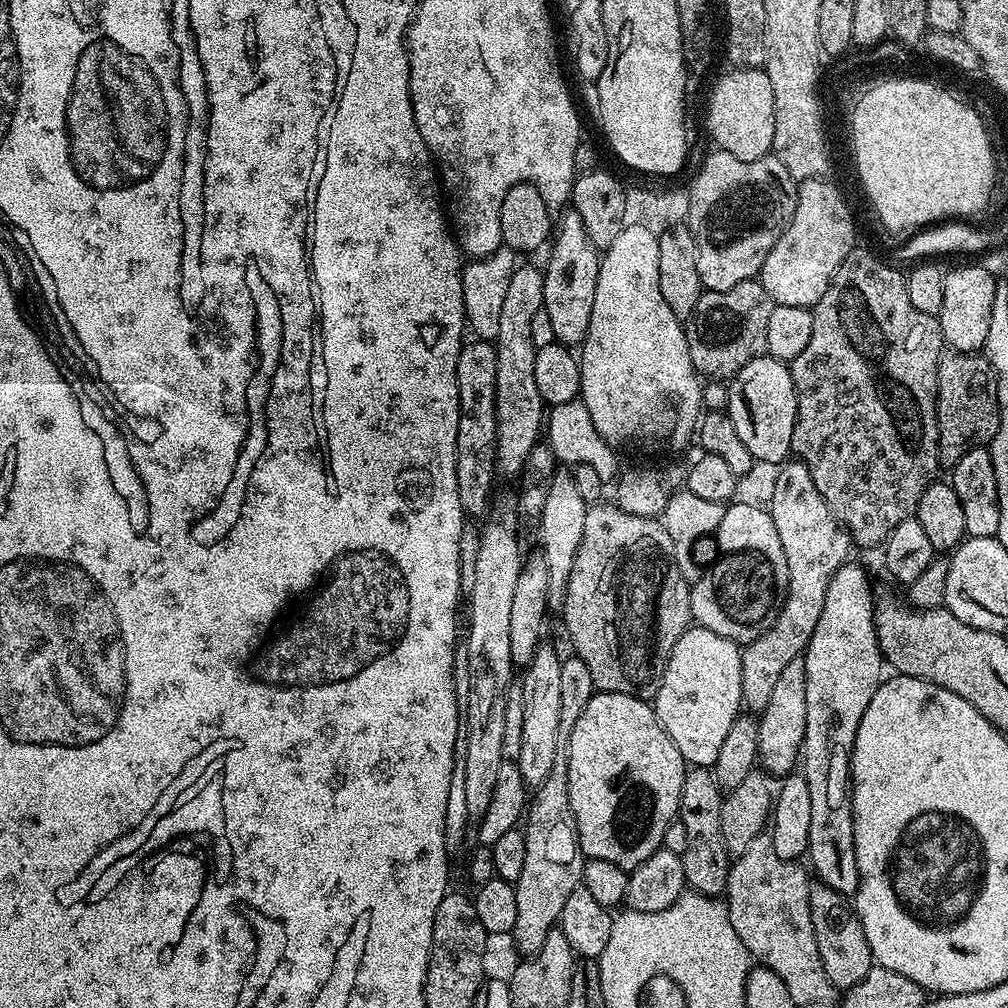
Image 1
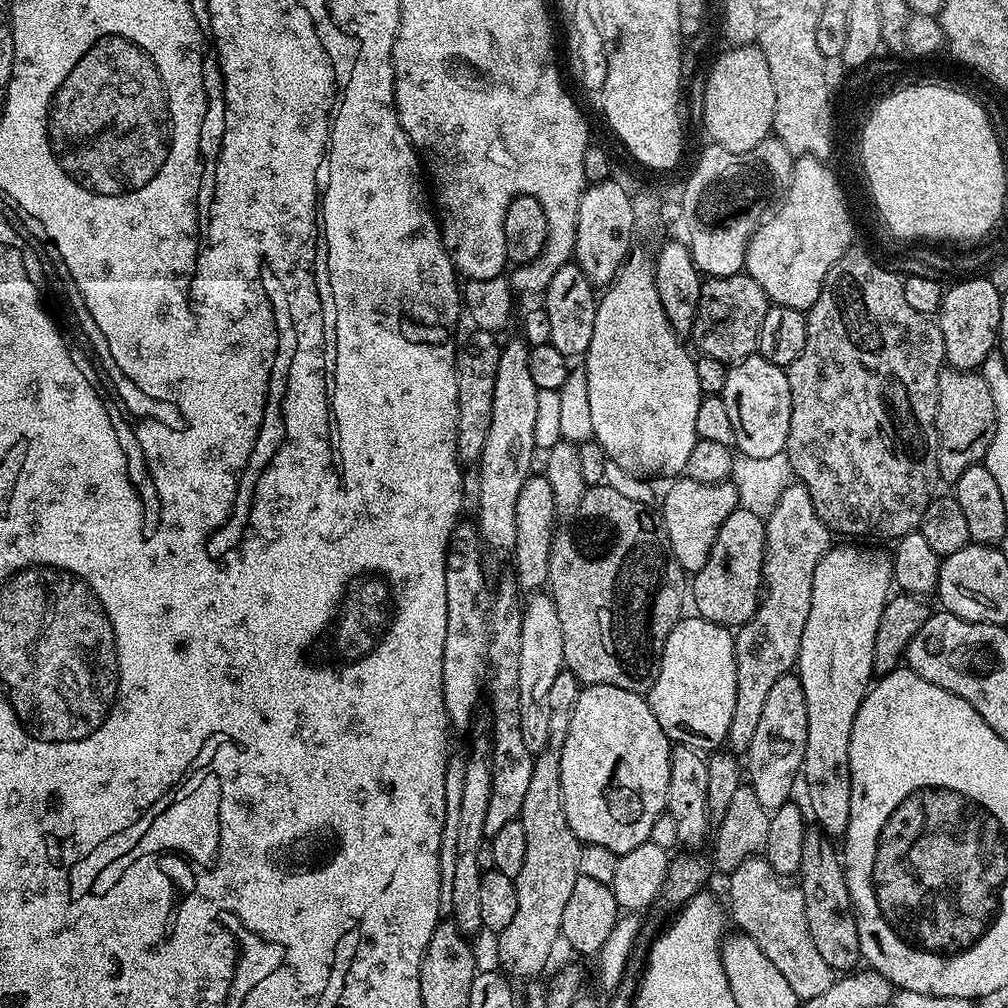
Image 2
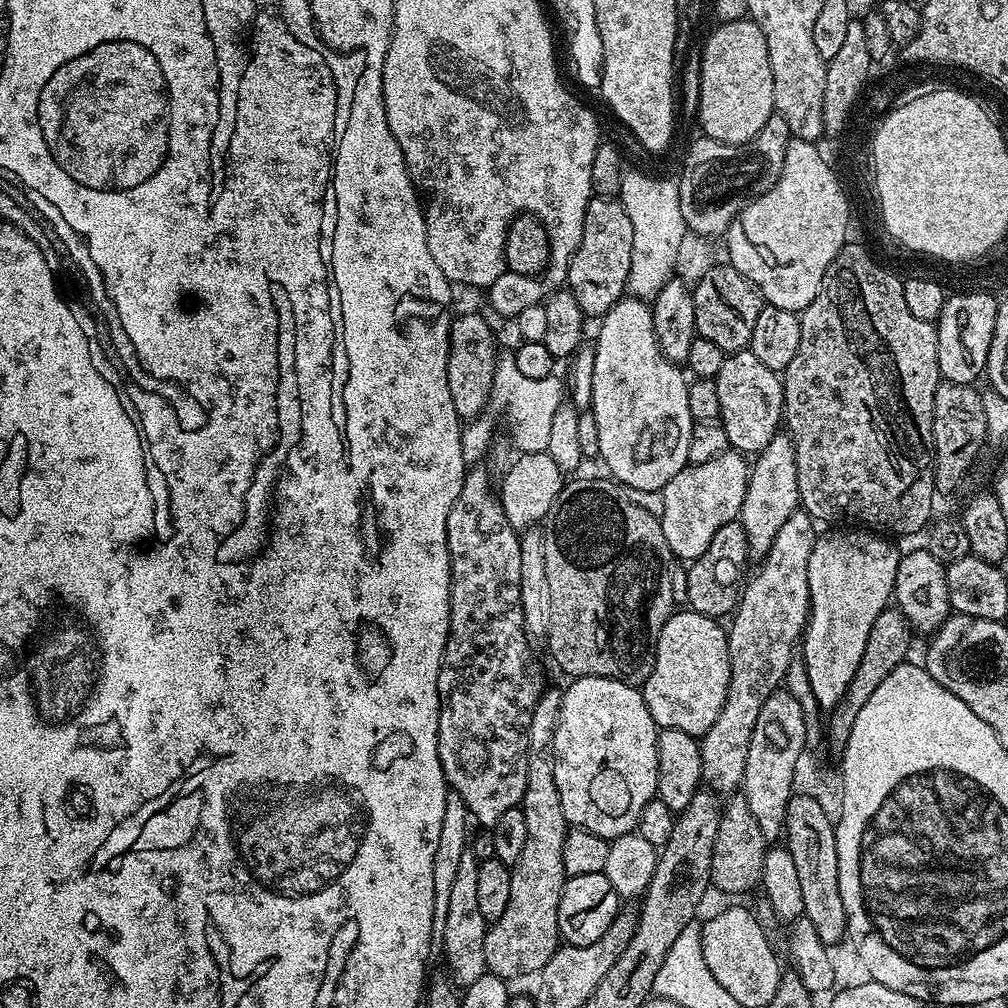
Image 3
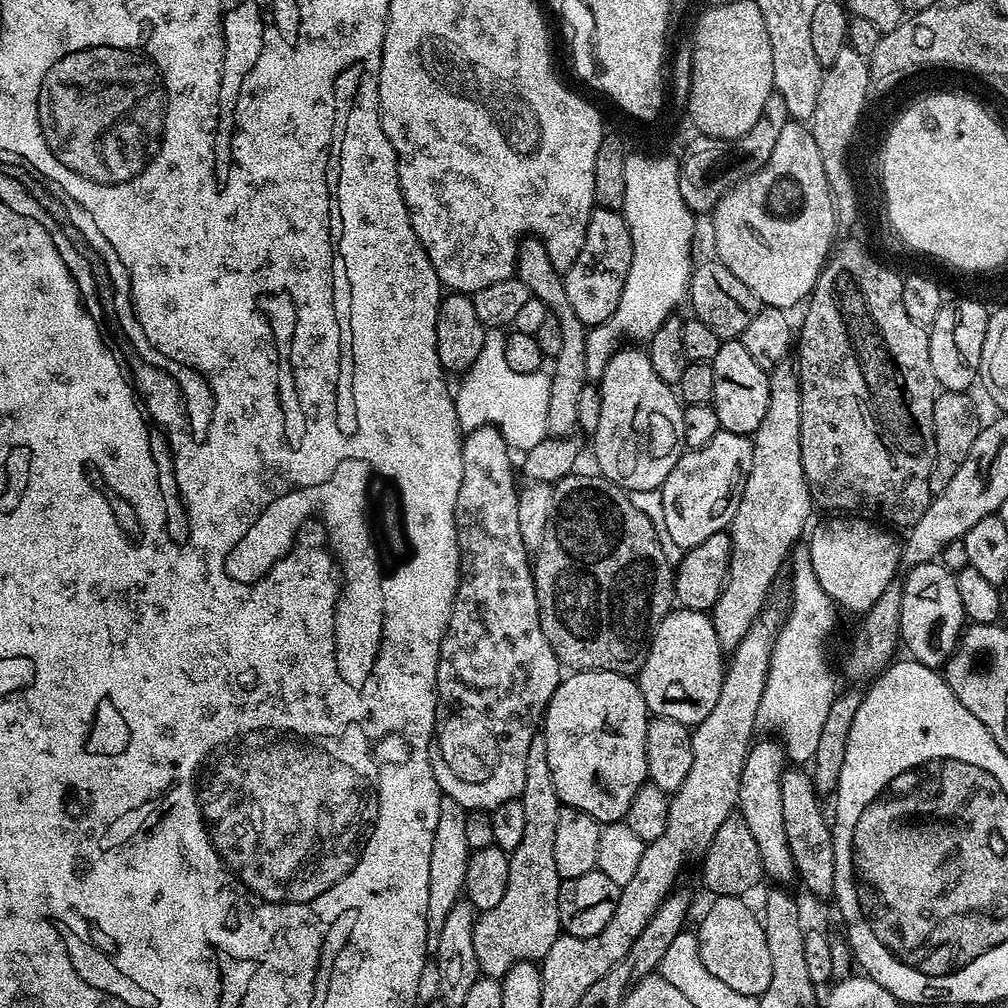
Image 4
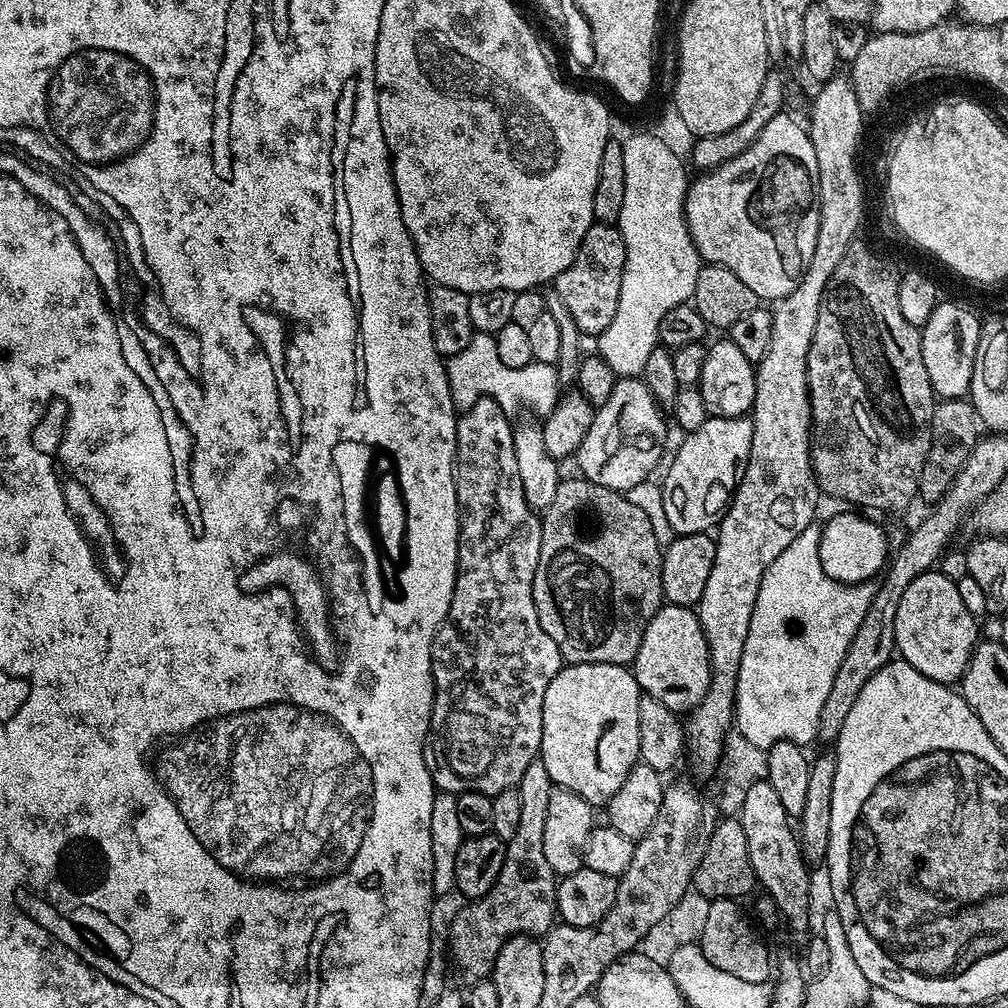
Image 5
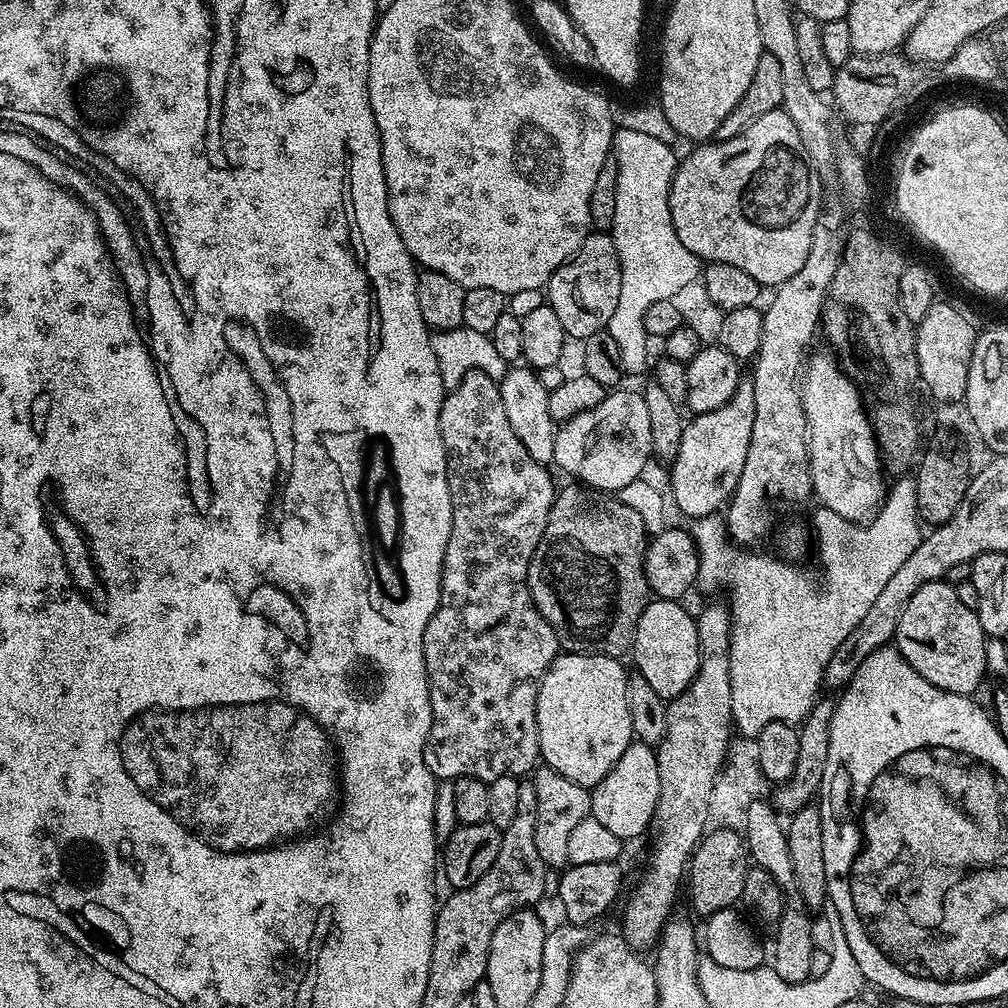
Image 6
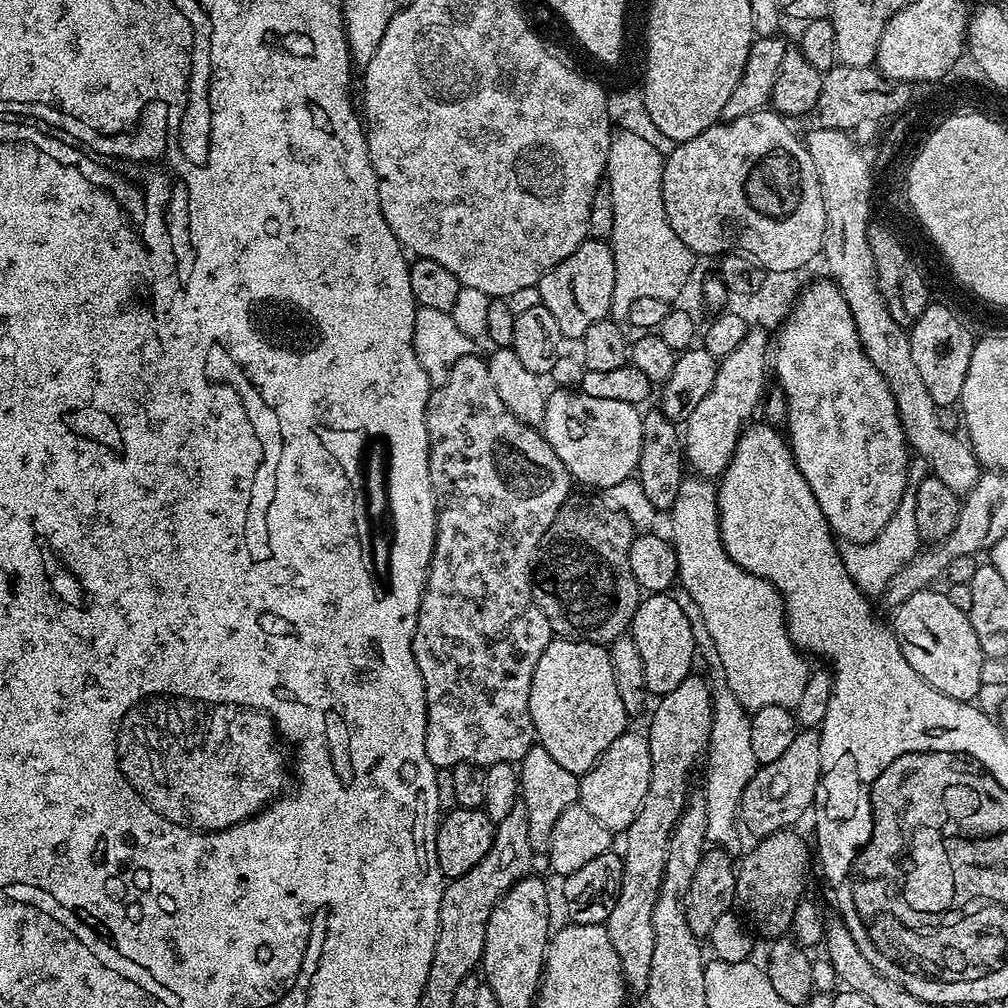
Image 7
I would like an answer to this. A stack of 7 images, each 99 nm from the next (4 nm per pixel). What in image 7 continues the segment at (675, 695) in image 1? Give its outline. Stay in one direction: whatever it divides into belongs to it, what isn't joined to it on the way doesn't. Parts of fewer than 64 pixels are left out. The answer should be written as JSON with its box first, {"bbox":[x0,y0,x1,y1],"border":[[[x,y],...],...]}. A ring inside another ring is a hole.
{"bbox":[630,594,696,697],"border":[[[672,594],[645,595],[634,614],[630,635],[638,646],[638,654],[642,654],[642,670],[646,670],[646,686],[653,697],[665,696],[693,671],[696,632],[692,629],[693,617],[689,616],[684,613],[683,606],[672,597]]]}

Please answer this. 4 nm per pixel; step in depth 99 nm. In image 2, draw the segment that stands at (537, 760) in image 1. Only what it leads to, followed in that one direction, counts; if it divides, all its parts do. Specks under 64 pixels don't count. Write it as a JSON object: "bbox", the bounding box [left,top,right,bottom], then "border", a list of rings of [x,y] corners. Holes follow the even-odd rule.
{"bbox":[518,591,565,753],"border":[[[547,591],[533,592],[522,604],[518,642],[518,714],[522,742],[526,742],[526,750],[530,753],[542,751],[550,738],[550,689],[554,678],[562,671],[565,667],[558,610]]]}

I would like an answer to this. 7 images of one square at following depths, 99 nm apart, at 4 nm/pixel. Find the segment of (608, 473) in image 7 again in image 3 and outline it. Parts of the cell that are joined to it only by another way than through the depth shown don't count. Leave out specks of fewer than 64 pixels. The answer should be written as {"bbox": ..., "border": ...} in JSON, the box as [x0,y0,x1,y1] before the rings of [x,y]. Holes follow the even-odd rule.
{"bbox":[594,298,694,491],"border":[[[635,298],[619,300],[599,324],[600,333],[594,339],[594,422],[598,422],[599,459],[604,460],[605,466],[612,471],[611,479],[625,489],[661,491],[674,474],[689,465],[690,434],[694,423],[690,414],[689,381],[684,380],[680,373],[683,371],[658,350],[652,310],[645,301]]]}

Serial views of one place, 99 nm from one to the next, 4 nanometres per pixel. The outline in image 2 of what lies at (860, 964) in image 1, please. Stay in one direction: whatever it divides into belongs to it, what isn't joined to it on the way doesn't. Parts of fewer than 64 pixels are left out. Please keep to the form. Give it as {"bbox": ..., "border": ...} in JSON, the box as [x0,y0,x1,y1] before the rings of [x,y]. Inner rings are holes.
{"bbox":[798,826,862,974],"border":[[[815,826],[805,831],[798,883],[806,902],[806,926],[810,926],[810,938],[814,938],[818,954],[822,954],[826,966],[830,966],[833,973],[848,974],[861,963],[862,957],[856,914],[852,911],[848,881],[844,878],[842,856],[837,845],[835,848],[832,844],[835,843]]]}

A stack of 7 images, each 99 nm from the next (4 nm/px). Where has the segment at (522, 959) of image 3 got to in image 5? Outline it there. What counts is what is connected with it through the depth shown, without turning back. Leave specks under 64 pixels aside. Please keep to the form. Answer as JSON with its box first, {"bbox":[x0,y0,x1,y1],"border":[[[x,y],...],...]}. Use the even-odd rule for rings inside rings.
{"bbox":[448,758,558,982],"border":[[[537,758],[526,766],[519,785],[522,798],[522,814],[518,834],[506,841],[506,862],[502,862],[502,874],[498,882],[484,896],[465,903],[465,908],[452,920],[448,928],[448,948],[456,968],[475,982],[491,977],[498,950],[511,936],[543,937],[557,919],[556,886],[558,877],[546,862],[542,851],[542,833],[546,831],[546,809],[550,803],[550,790],[554,787],[546,766]]]}

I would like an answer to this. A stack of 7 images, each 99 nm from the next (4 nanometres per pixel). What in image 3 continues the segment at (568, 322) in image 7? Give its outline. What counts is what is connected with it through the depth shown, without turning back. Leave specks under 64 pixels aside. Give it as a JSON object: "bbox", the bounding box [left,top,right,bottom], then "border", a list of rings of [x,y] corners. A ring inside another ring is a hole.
{"bbox":[567,195,634,318],"border":[[[593,195],[586,206],[586,218],[582,222],[582,242],[578,242],[578,250],[568,267],[567,291],[574,294],[578,306],[585,317],[602,318],[619,300],[625,299],[630,274],[630,250],[634,250],[634,225],[630,222],[630,214],[622,206],[618,198]]]}

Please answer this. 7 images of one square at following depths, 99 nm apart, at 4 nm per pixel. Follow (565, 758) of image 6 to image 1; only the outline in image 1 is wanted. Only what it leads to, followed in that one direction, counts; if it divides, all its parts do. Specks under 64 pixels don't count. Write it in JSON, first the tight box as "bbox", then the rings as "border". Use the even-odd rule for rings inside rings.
{"bbox":[568,691,686,873],"border":[[[597,691],[586,702],[586,710],[582,710],[578,722],[574,722],[568,751],[570,810],[580,851],[589,860],[610,862],[627,873],[642,866],[663,845],[666,826],[679,817],[685,771],[686,761],[658,722],[649,701]]]}

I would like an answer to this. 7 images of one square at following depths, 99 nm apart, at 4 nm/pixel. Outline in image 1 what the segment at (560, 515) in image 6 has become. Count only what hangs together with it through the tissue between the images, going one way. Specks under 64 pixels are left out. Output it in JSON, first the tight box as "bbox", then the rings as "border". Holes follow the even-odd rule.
{"bbox":[562,502,693,701],"border":[[[597,502],[588,509],[582,542],[574,558],[574,570],[566,586],[562,615],[568,631],[571,651],[590,670],[597,689],[601,692],[626,694],[639,700],[655,701],[658,686],[664,677],[674,642],[693,623],[690,581],[682,578],[674,558],[674,542],[666,534],[663,523],[651,516],[626,514],[615,503]]]}

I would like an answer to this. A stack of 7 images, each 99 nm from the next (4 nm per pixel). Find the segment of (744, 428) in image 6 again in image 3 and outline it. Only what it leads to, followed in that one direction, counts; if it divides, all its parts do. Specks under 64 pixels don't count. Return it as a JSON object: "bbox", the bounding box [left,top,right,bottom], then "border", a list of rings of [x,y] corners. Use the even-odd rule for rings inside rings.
{"bbox":[658,450,749,562],"border":[[[729,450],[718,454],[718,458],[710,458],[710,462],[689,464],[666,482],[662,490],[662,514],[658,519],[677,561],[691,562],[706,554],[710,538],[714,538],[722,526],[739,517],[746,498],[749,471],[749,461],[741,453]]]}

